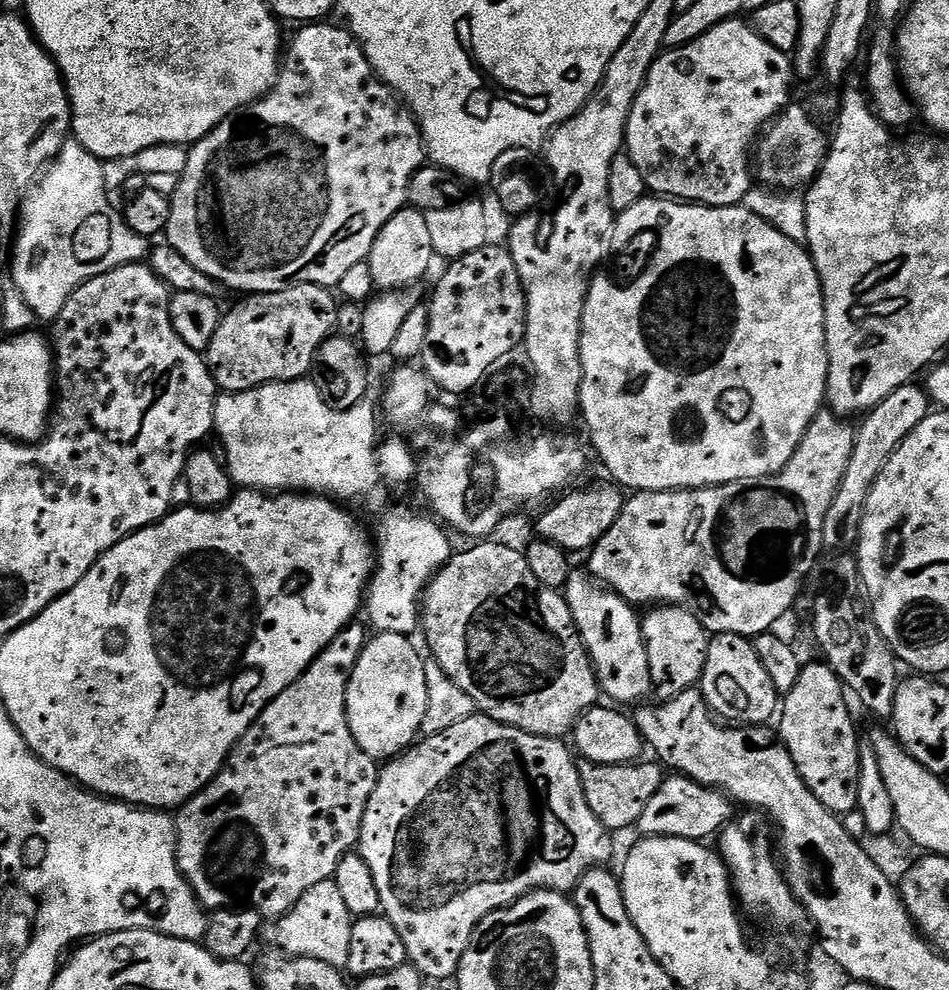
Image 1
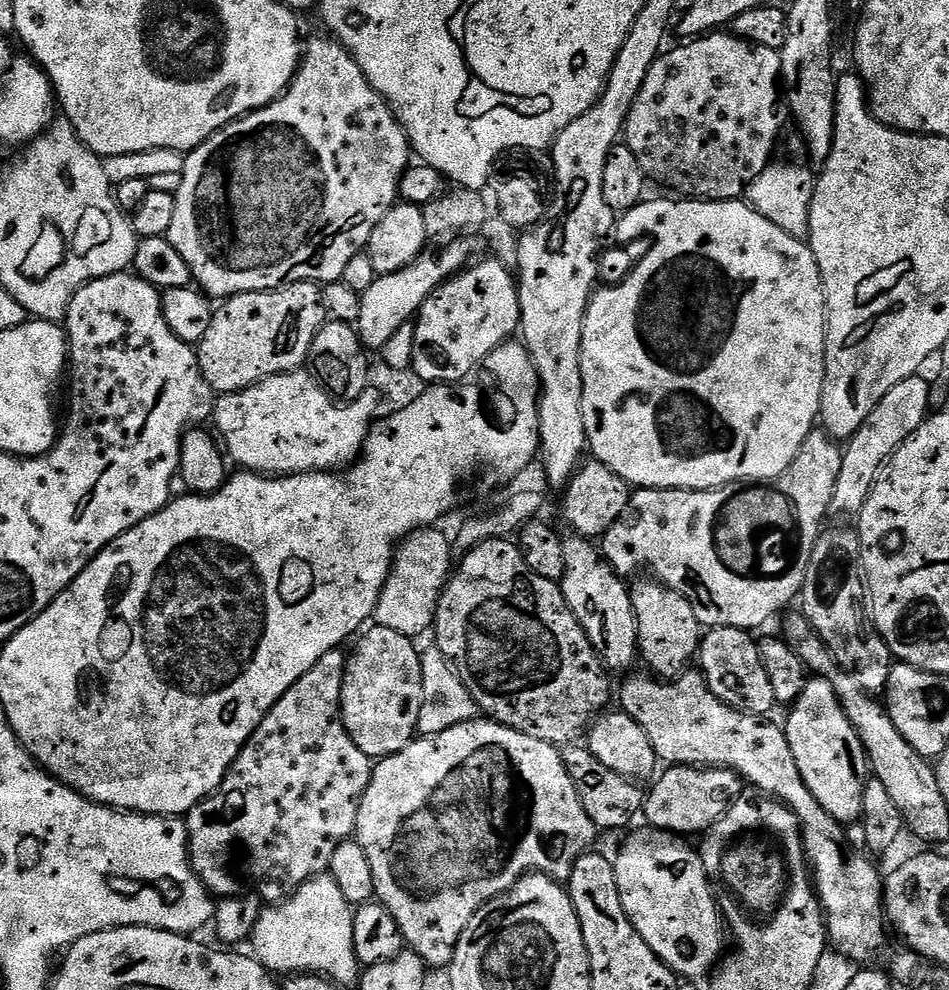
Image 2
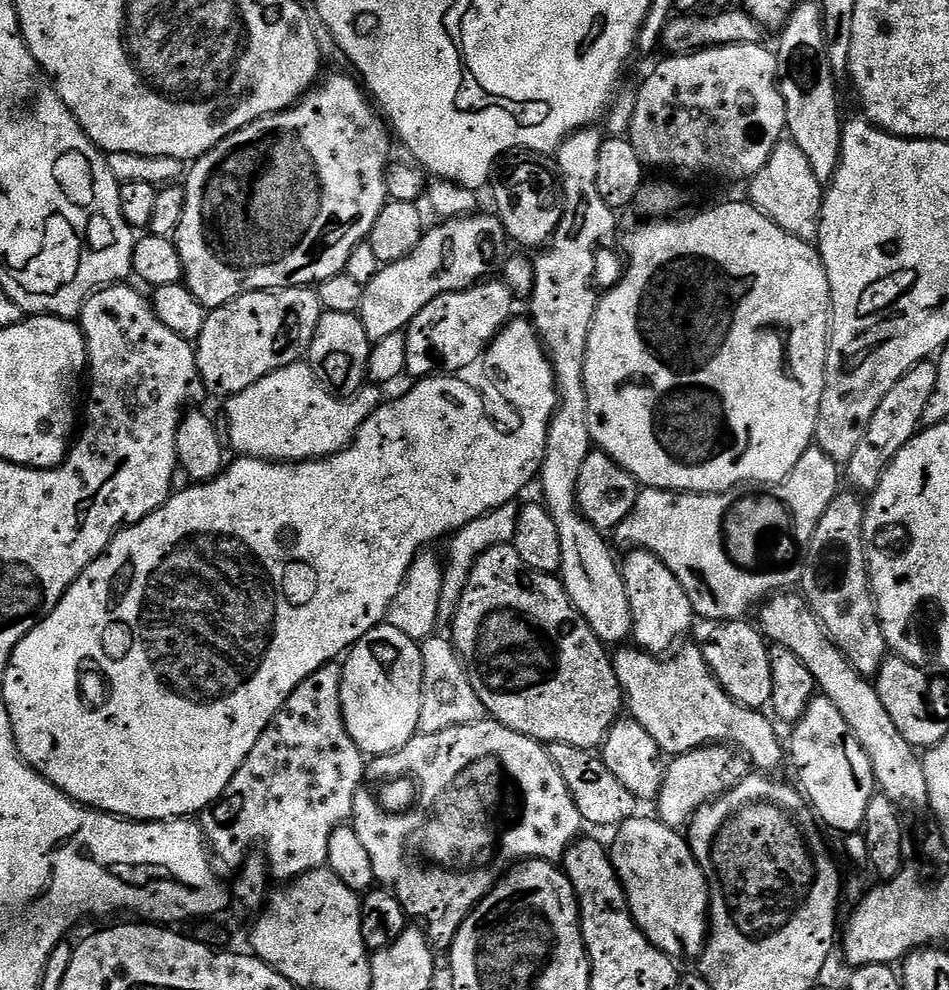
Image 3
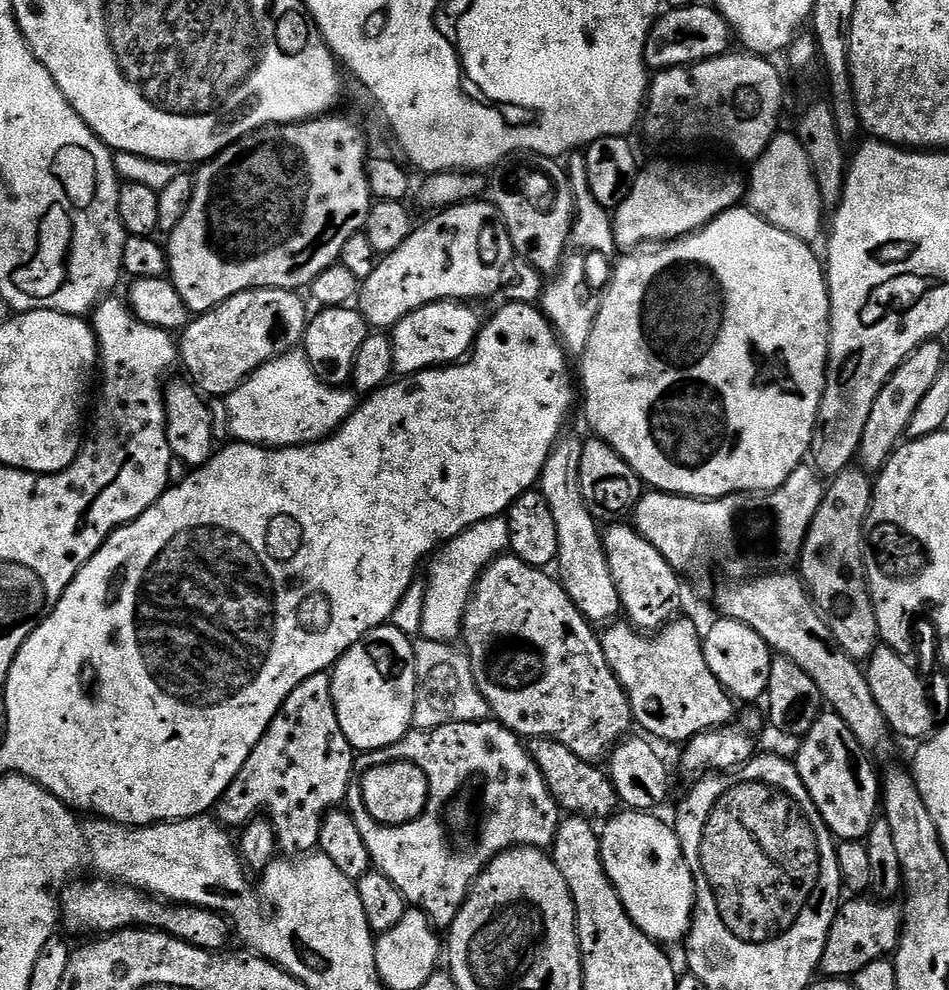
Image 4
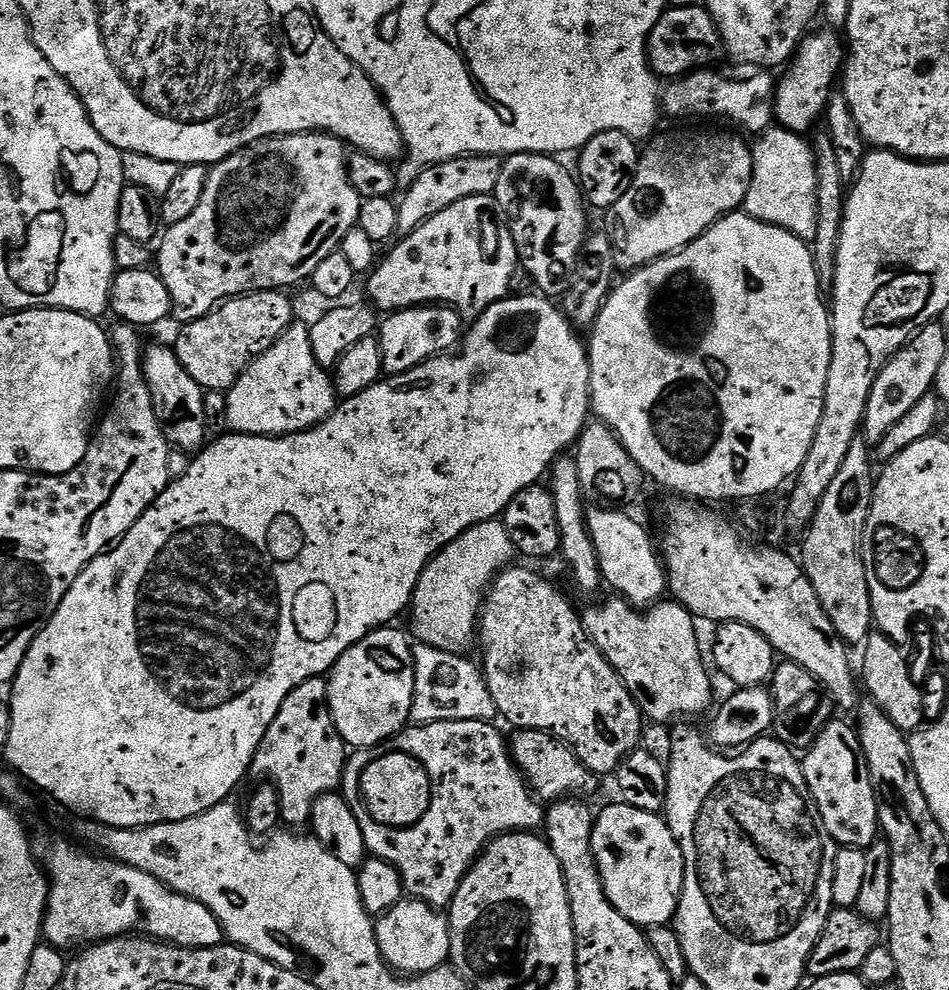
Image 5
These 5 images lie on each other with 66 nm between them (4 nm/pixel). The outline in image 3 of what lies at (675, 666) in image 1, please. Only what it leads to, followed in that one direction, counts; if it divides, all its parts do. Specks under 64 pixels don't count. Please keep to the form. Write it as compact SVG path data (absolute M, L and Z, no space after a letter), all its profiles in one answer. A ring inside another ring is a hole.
M632 550L627 554L629 556L622 560L622 571L626 598L630 598L631 639L635 647L663 657L677 647L676 640L683 641L683 636L691 630L694 621L692 603L690 598L686 598L678 578L674 578L671 568L657 556L643 550Z

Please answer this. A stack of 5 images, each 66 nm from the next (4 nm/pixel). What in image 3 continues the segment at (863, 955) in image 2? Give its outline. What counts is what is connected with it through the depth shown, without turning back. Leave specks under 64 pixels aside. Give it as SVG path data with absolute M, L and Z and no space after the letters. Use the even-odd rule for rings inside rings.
M685 643L683 645L685 648L681 647L671 658L654 656L635 646L621 647L617 651L621 652L615 653L616 677L624 692L627 711L632 711L629 712L631 719L639 722L642 730L646 730L646 734L650 734L650 738L654 738L654 742L658 742L661 753L667 754L669 757L681 756L695 748L705 746L735 746L747 757L750 764L750 759L752 759L752 764L756 767L753 769L764 774L771 773L773 771L771 768L778 767L780 759L783 756L785 759L786 756L785 745L782 740L780 744L780 736L776 733L777 725L763 711L744 708L733 702L724 693L724 687L716 681L716 676L709 670L708 664L704 661L701 645L699 643L687 644Z

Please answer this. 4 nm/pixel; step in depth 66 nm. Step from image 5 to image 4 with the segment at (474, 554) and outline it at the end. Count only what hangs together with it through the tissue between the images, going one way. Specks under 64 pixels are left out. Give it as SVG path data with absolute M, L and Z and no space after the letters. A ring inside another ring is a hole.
M495 516L489 520L478 522L470 526L462 534L458 534L453 540L448 541L431 557L428 568L428 580L424 584L426 590L426 606L422 609L422 636L425 640L450 644L461 639L464 631L464 615L468 609L468 604L472 600L472 592L476 588L476 583L480 581L480 575L485 568L496 559L503 556L510 548L510 530L508 522L504 516Z

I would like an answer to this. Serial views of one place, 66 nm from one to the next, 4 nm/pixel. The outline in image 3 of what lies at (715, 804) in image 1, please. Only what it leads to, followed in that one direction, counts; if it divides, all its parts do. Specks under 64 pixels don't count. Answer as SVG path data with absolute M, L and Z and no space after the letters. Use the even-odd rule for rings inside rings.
M705 746L671 757L664 769L660 792L654 801L655 815L660 823L668 828L683 829L698 808L729 792L739 780L744 779L746 769L743 763L745 761L728 746Z

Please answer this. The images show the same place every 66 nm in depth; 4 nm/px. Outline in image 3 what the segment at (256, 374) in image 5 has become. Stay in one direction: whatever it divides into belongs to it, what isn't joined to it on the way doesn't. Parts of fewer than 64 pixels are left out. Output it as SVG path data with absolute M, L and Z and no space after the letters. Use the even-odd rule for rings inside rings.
M297 362L266 374L254 386L227 397L228 444L240 456L295 462L318 460L347 448L356 431L380 407L381 389L368 382L351 398L333 396L318 382L306 362Z

